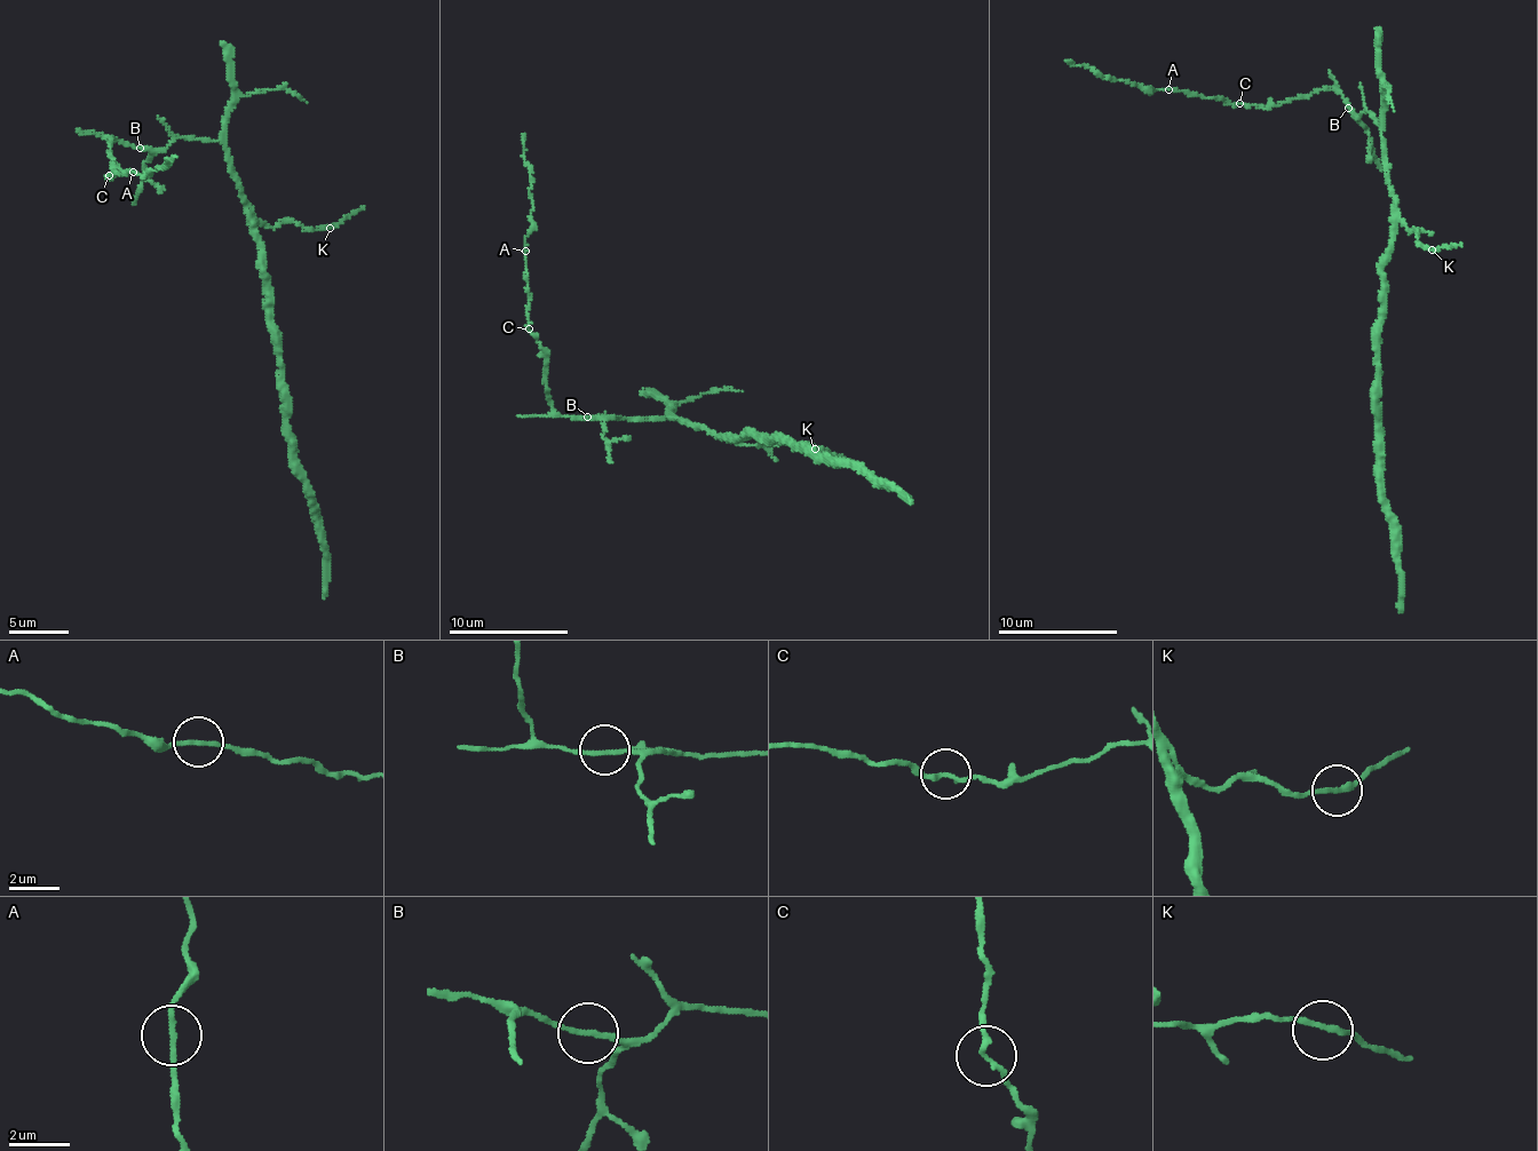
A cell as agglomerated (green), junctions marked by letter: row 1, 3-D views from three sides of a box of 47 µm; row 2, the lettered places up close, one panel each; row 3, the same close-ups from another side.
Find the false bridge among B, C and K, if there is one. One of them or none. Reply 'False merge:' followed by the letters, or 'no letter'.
False merge: no letter

